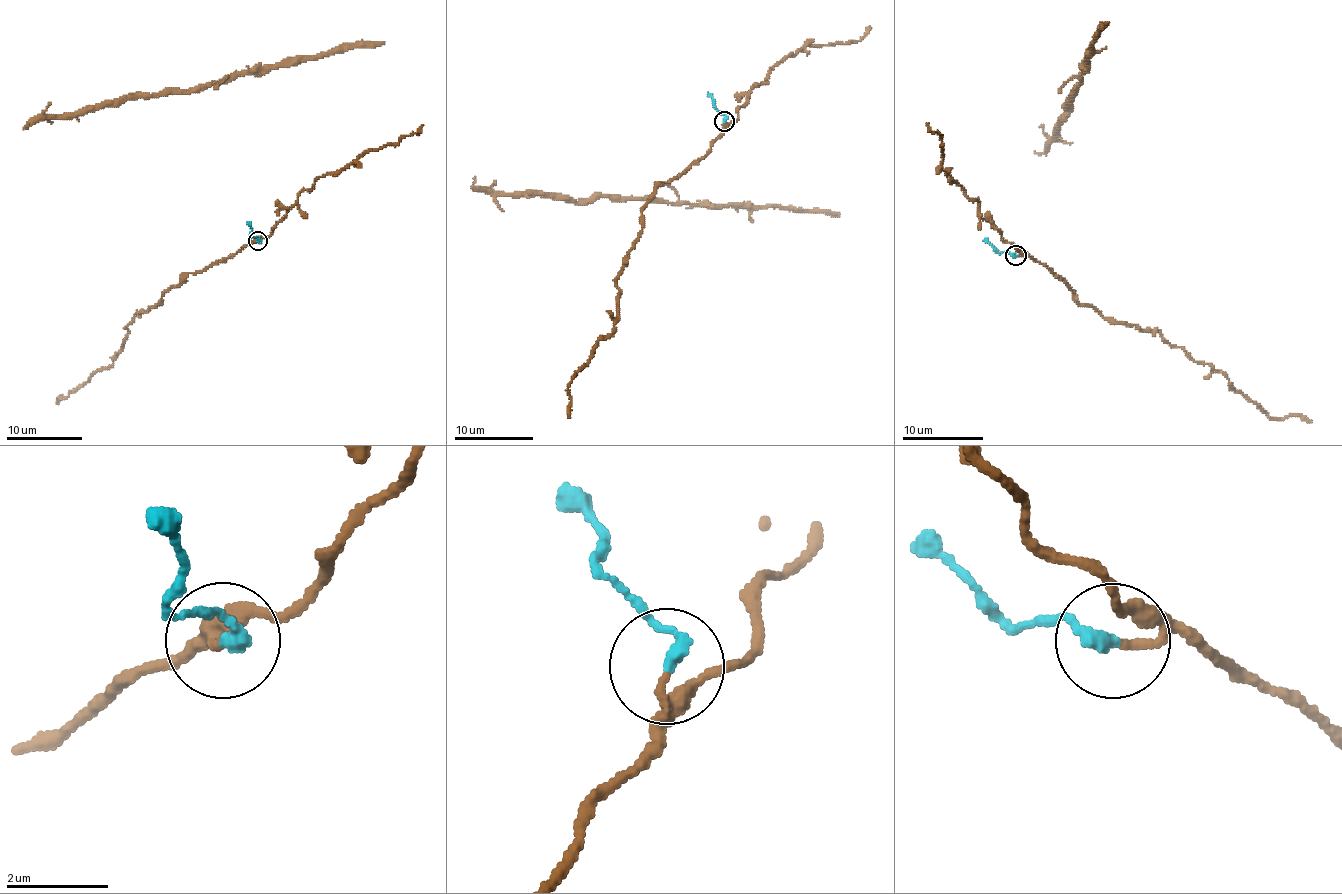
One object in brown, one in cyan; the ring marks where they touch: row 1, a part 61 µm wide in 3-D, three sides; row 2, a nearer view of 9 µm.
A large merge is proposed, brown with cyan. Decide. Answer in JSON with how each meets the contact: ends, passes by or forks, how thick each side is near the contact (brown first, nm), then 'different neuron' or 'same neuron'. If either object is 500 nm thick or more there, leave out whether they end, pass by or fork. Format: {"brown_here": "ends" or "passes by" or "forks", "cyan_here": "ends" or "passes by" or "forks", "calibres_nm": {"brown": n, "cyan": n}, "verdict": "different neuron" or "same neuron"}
{"brown_here": "ends", "cyan_here": "ends", "calibres_nm": {"brown": 140, "cyan": 280}, "verdict": "same neuron"}

